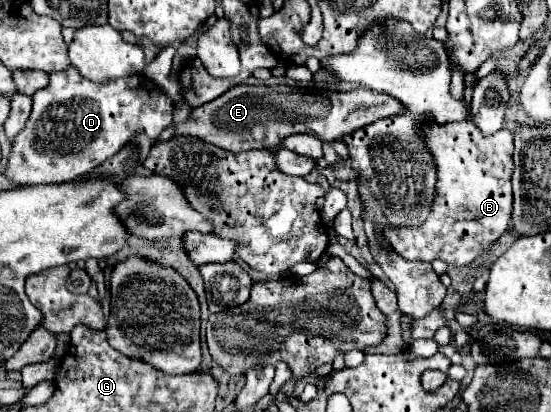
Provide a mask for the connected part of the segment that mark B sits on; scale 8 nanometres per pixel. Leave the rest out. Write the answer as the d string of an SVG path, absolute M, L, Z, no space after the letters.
M473 120L431 124L421 128L425 146L437 162L437 198L421 228L385 230L389 244L407 260L445 260L449 266L465 266L487 252L511 222L511 174L513 136L502 128L497 136L481 136Z

